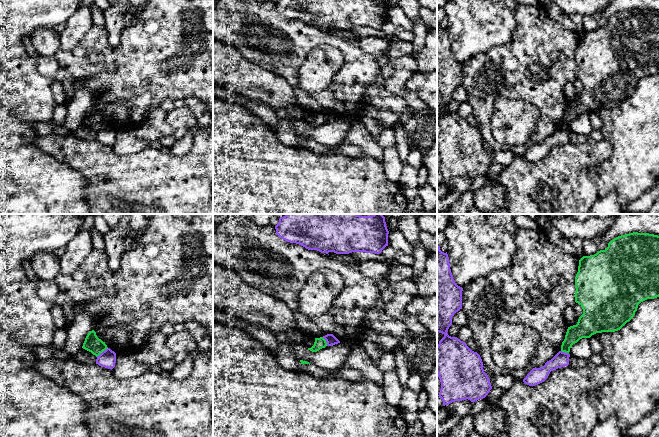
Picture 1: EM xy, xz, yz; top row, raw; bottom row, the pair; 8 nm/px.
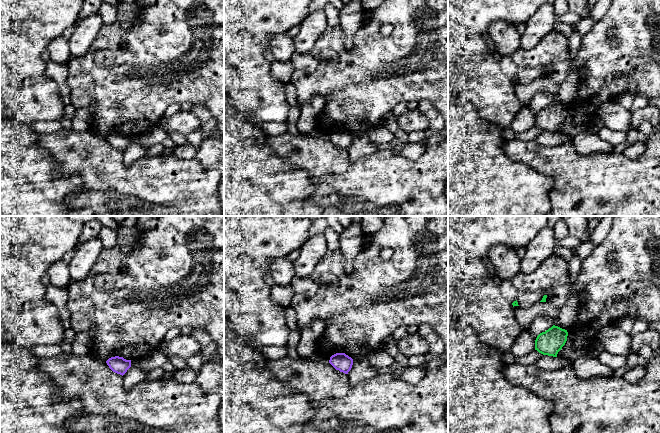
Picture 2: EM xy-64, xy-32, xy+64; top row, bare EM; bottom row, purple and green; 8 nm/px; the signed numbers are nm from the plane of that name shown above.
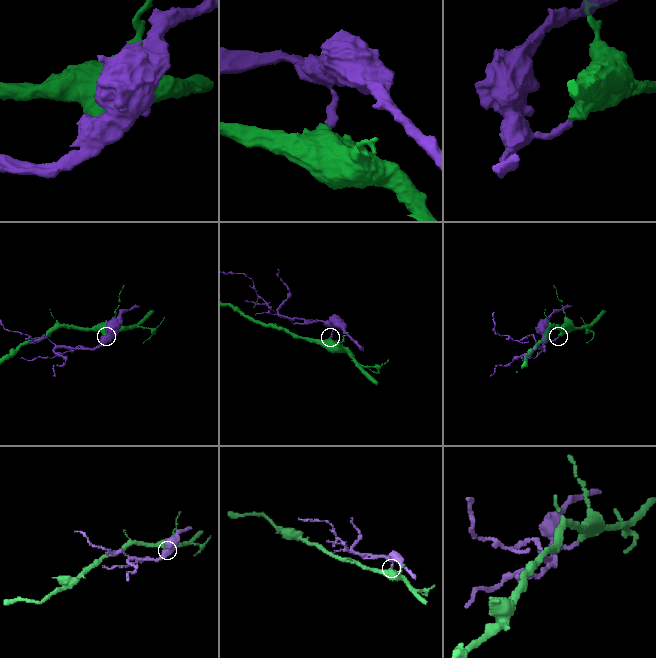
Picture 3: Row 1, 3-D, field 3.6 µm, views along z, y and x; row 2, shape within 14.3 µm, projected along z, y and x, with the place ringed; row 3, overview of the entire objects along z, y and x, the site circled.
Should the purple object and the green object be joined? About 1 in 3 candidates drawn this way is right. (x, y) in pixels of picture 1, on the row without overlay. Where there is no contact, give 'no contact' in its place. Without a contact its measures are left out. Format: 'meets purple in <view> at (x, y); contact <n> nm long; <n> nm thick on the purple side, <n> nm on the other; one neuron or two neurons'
meets purple in xy at (102, 128); contact 120 nm long; 140 nm thick on the purple side, 140 nm on the other; two neurons

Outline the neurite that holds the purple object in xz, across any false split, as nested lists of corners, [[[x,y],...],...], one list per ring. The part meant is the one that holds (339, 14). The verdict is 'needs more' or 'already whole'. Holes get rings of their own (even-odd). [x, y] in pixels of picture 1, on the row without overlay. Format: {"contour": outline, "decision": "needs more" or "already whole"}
{"contour": [[[277,0],[275,5],[287,18],[326,30],[380,30],[388,22],[386,0]]], "decision": "already whole"}

